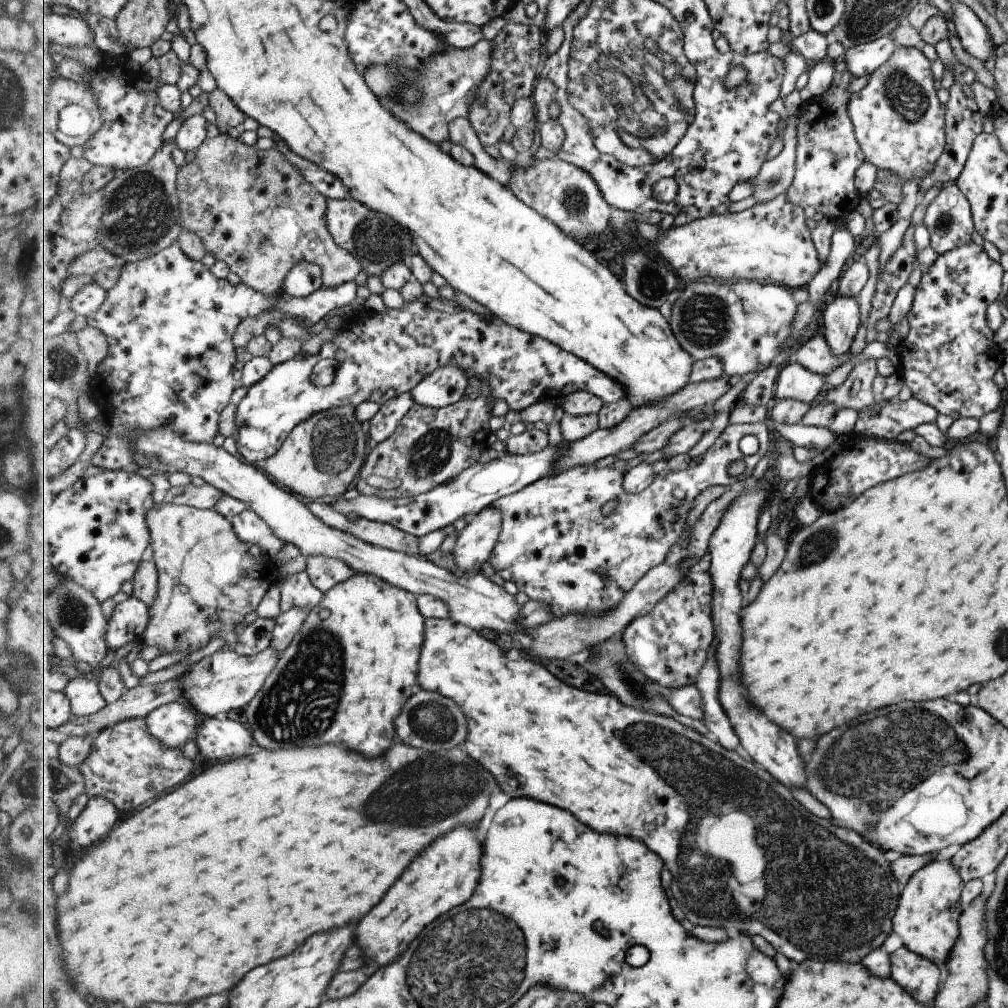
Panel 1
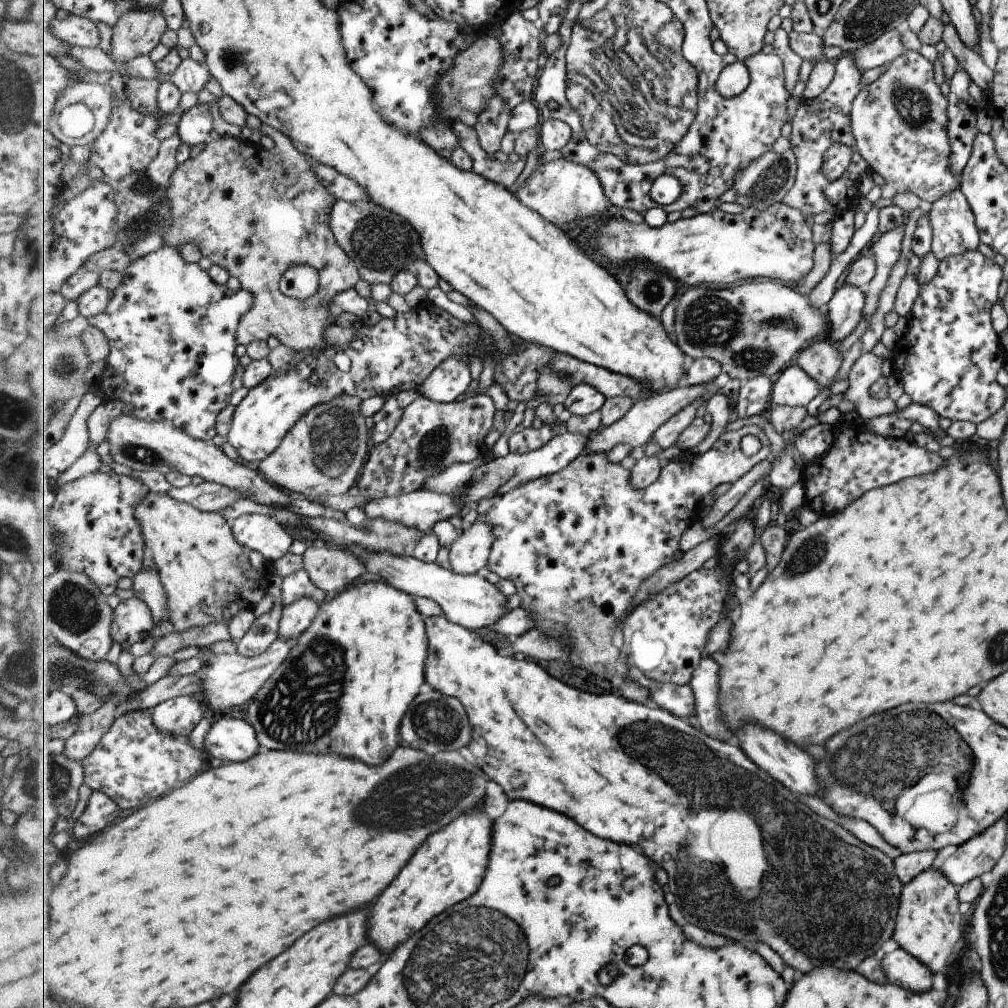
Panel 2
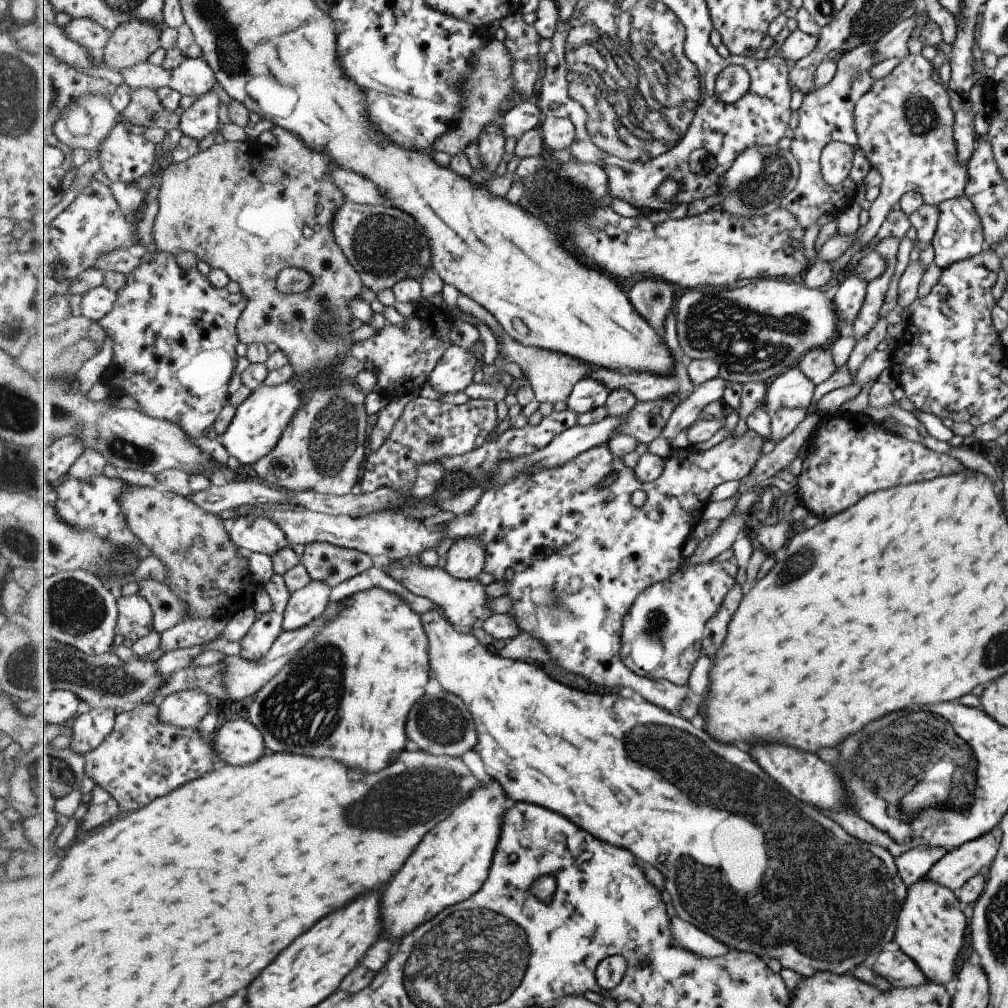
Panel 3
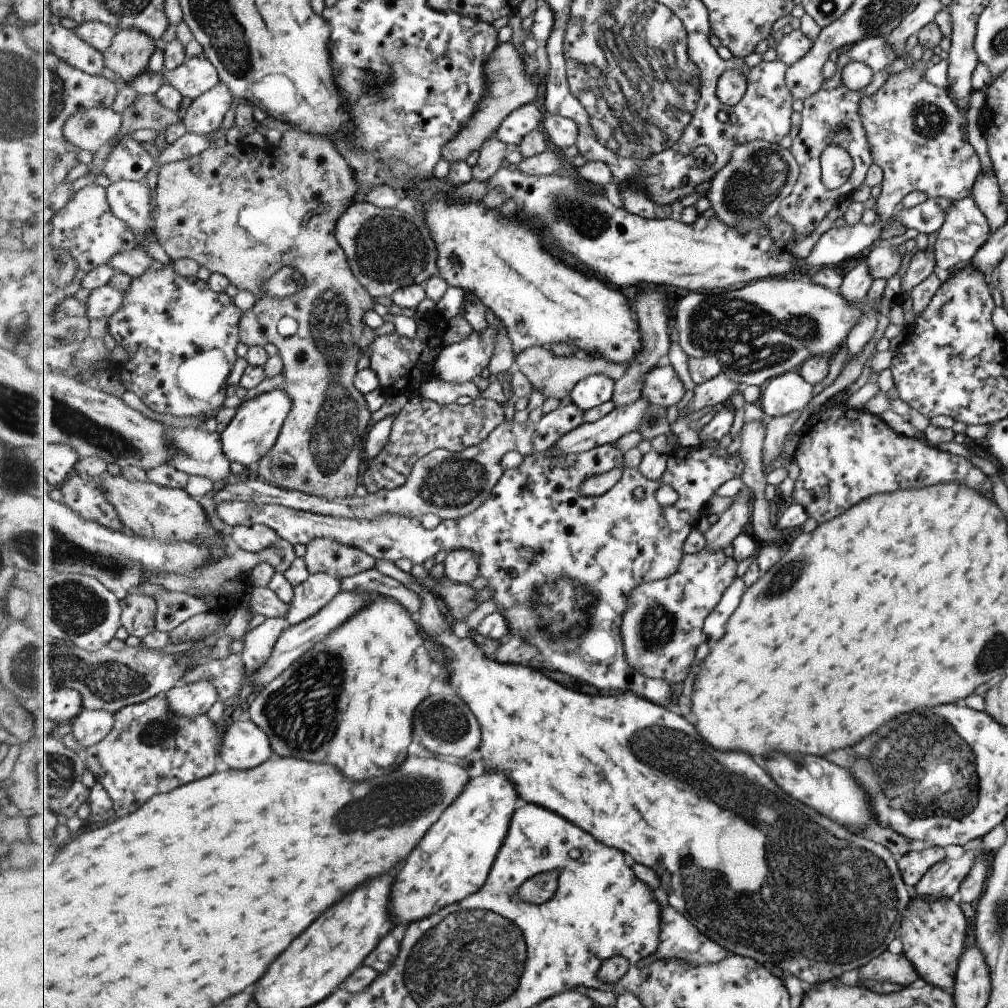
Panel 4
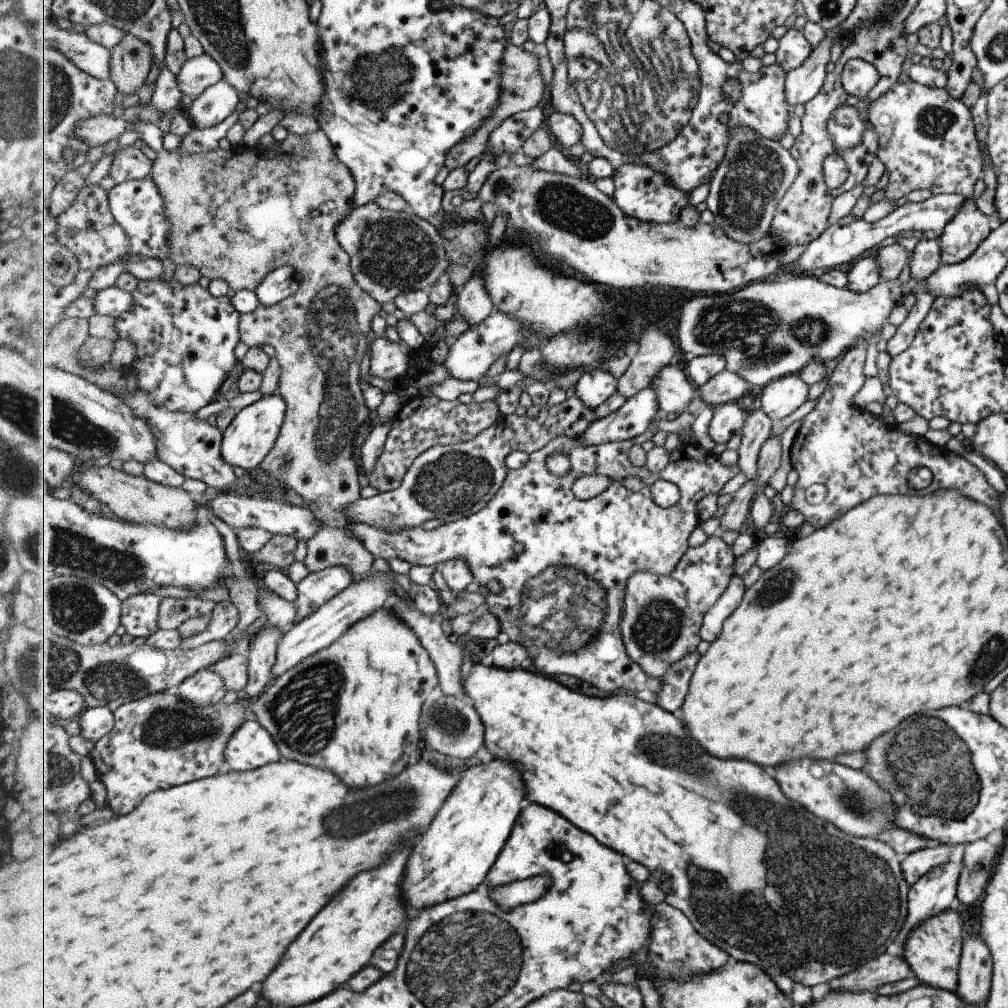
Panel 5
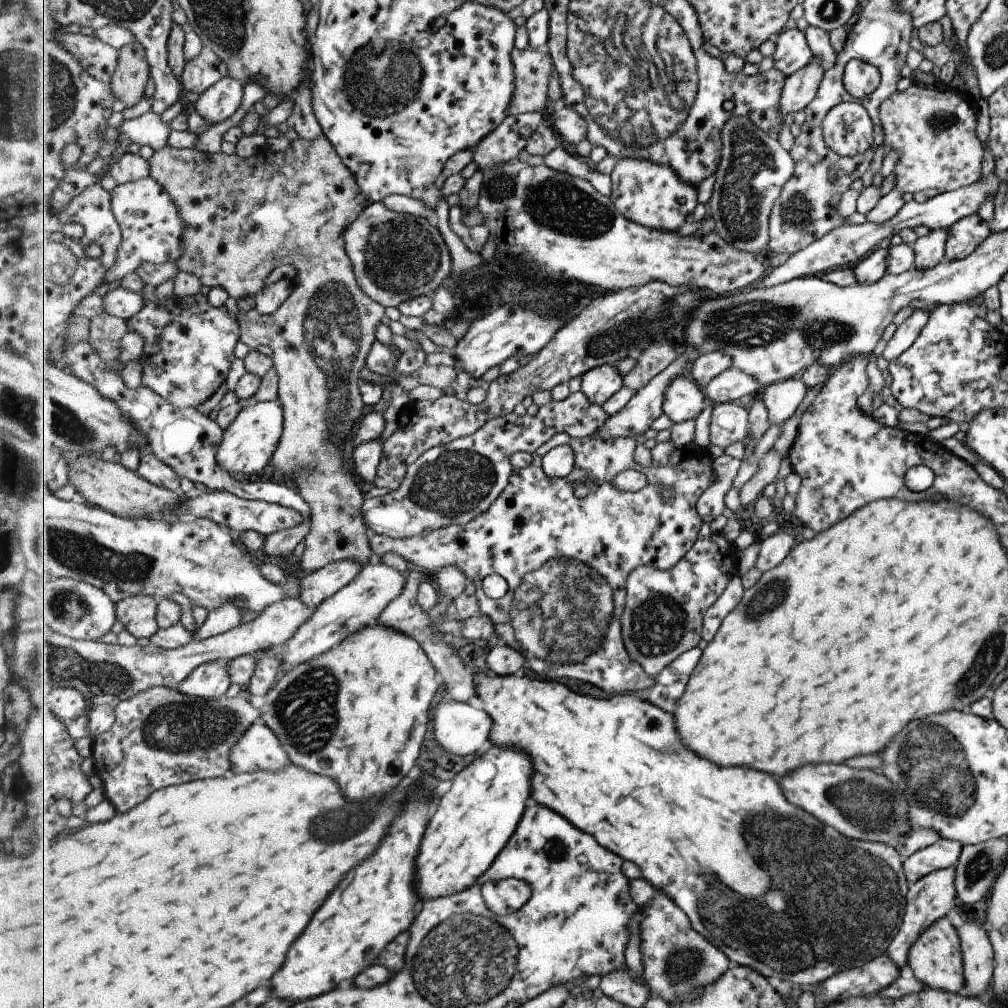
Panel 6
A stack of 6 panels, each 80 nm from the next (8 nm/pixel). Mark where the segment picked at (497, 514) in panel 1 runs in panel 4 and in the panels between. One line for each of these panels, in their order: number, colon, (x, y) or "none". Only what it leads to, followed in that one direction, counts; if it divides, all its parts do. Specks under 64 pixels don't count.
2: (470, 552)
3: (466, 559)
4: (461, 567)

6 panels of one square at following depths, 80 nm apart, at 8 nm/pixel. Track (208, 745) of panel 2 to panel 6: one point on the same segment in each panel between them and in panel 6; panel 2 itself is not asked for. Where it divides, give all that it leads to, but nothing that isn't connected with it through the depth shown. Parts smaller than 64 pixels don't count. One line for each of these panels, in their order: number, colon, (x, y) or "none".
3: (239, 742)
4: (246, 746)
5: (253, 747)
6: (259, 750)

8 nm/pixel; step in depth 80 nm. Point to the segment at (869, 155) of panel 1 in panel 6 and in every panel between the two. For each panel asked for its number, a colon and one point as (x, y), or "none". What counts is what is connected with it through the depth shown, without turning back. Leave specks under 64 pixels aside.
2: (898, 122)
3: (903, 123)
4: (916, 135)
5: (925, 138)
6: (932, 129)

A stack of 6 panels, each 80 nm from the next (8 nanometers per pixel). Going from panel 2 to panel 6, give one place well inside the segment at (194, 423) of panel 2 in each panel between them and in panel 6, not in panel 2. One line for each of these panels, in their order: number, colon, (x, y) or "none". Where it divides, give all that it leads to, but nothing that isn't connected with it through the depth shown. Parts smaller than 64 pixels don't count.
3: (174, 334)
4: (180, 336)
5: (186, 337)
6: (190, 349)

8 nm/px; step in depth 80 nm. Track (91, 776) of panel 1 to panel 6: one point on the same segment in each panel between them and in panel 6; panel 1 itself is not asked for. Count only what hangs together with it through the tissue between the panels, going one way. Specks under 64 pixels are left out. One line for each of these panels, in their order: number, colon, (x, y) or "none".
2: (134, 764)
3: (143, 758)
4: (151, 751)
5: (159, 742)
6: (162, 737)

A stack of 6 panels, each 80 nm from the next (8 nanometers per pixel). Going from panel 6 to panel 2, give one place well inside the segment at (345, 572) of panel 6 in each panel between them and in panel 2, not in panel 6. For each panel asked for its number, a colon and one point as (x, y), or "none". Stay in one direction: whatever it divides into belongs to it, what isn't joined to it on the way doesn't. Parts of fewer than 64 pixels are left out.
2: (297, 618)
3: (308, 604)
4: (310, 597)
5: (318, 588)

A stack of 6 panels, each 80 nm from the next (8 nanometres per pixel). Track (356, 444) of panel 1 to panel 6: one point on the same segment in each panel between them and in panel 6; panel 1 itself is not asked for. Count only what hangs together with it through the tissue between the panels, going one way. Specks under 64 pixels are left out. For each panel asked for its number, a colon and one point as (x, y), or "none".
2: (323, 455)
3: (252, 211)
4: (244, 212)
5: (237, 215)
6: (243, 218)

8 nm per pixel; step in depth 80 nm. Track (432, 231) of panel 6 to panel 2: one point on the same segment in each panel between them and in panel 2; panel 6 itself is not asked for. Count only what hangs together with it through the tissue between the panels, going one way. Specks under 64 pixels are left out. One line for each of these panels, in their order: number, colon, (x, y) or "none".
2: (382, 244)
3: (385, 245)
4: (388, 249)
5: (392, 253)

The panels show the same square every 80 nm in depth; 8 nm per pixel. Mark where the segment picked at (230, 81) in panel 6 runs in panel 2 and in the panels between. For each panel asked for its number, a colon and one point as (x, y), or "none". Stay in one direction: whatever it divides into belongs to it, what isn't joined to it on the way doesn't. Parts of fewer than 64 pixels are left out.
2: (195, 127)
3: (202, 118)
4: (205, 115)
5: (214, 106)

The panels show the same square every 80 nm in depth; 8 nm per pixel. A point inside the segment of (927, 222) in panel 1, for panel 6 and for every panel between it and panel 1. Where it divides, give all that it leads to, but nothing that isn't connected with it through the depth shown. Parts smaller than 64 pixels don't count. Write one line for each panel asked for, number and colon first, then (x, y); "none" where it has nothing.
2: (950, 219)
3: (958, 235)
4: (964, 228)
5: (968, 228)
6: (967, 233)

